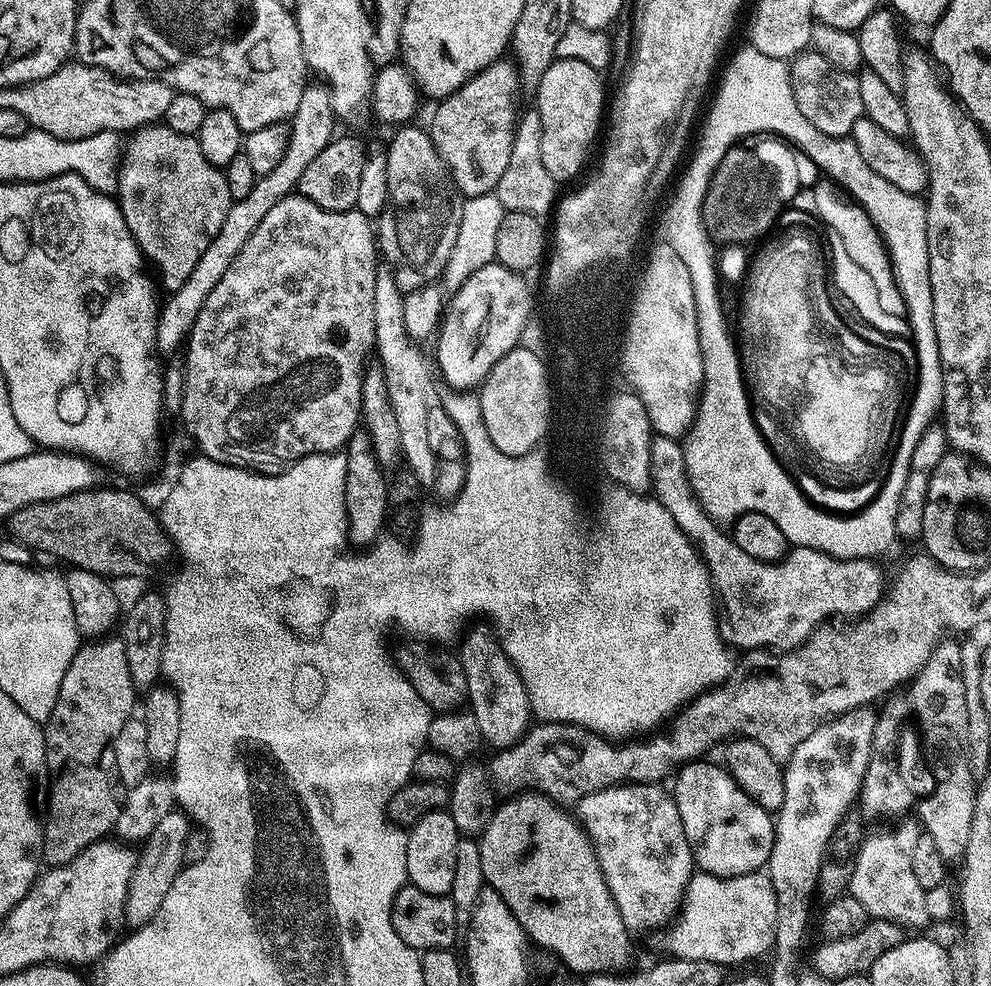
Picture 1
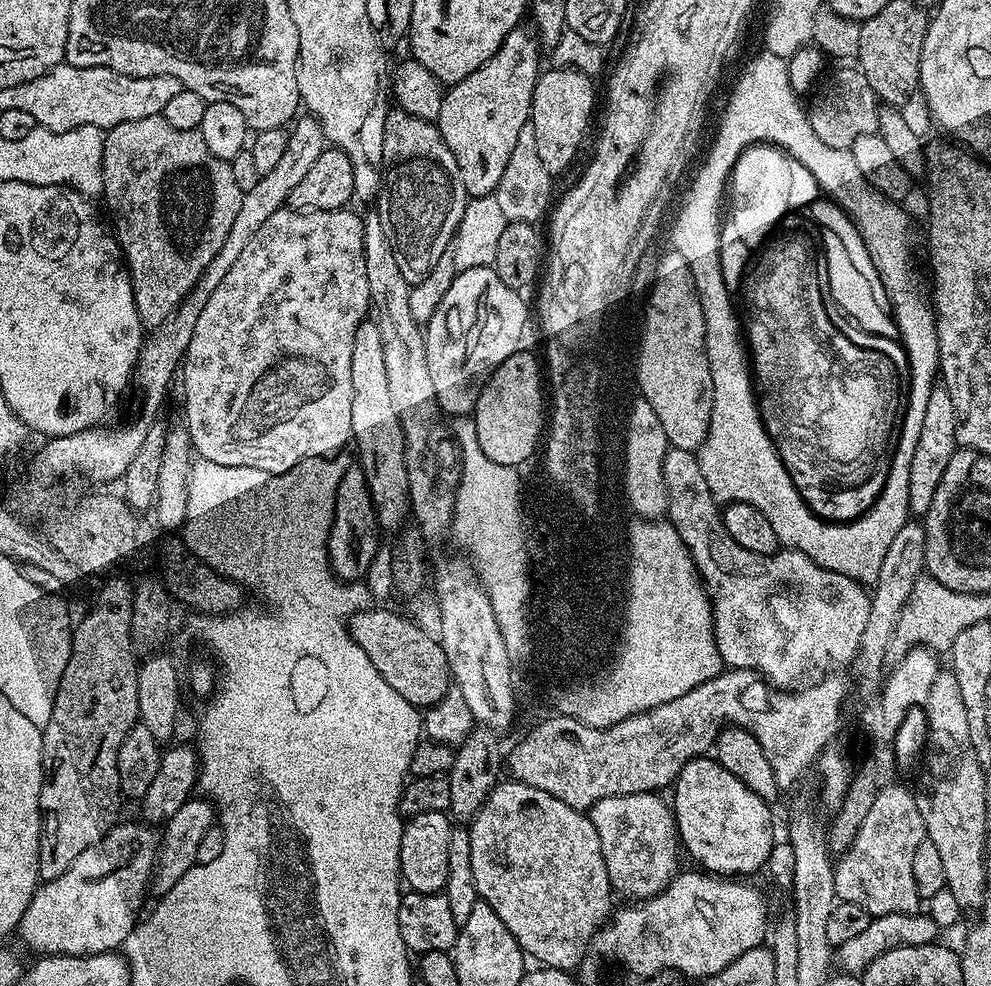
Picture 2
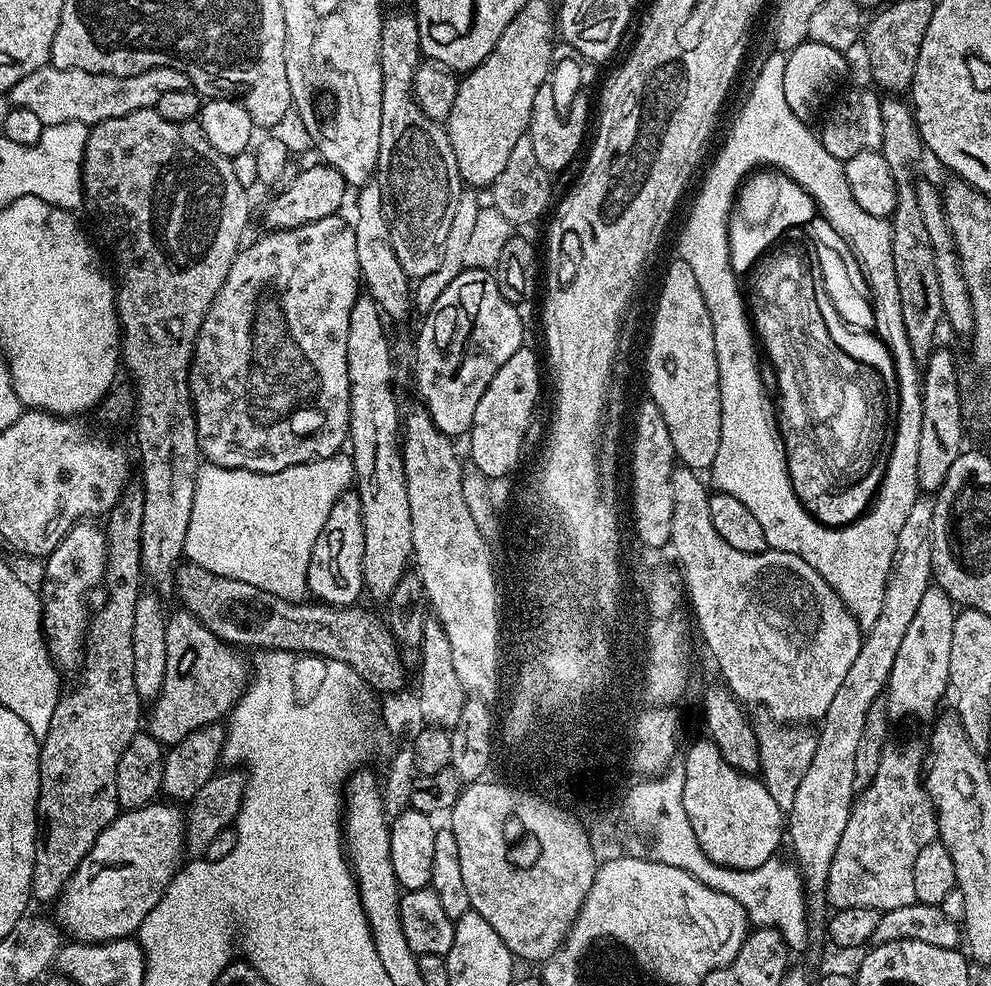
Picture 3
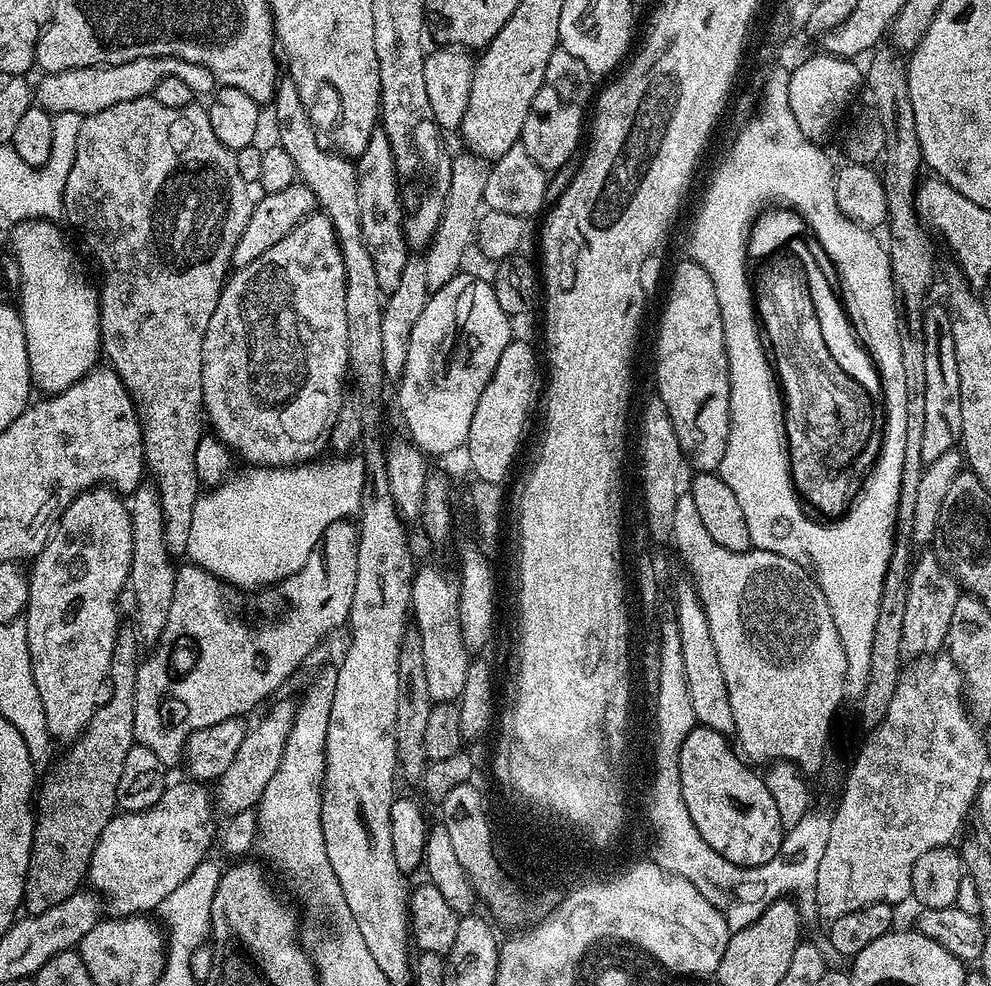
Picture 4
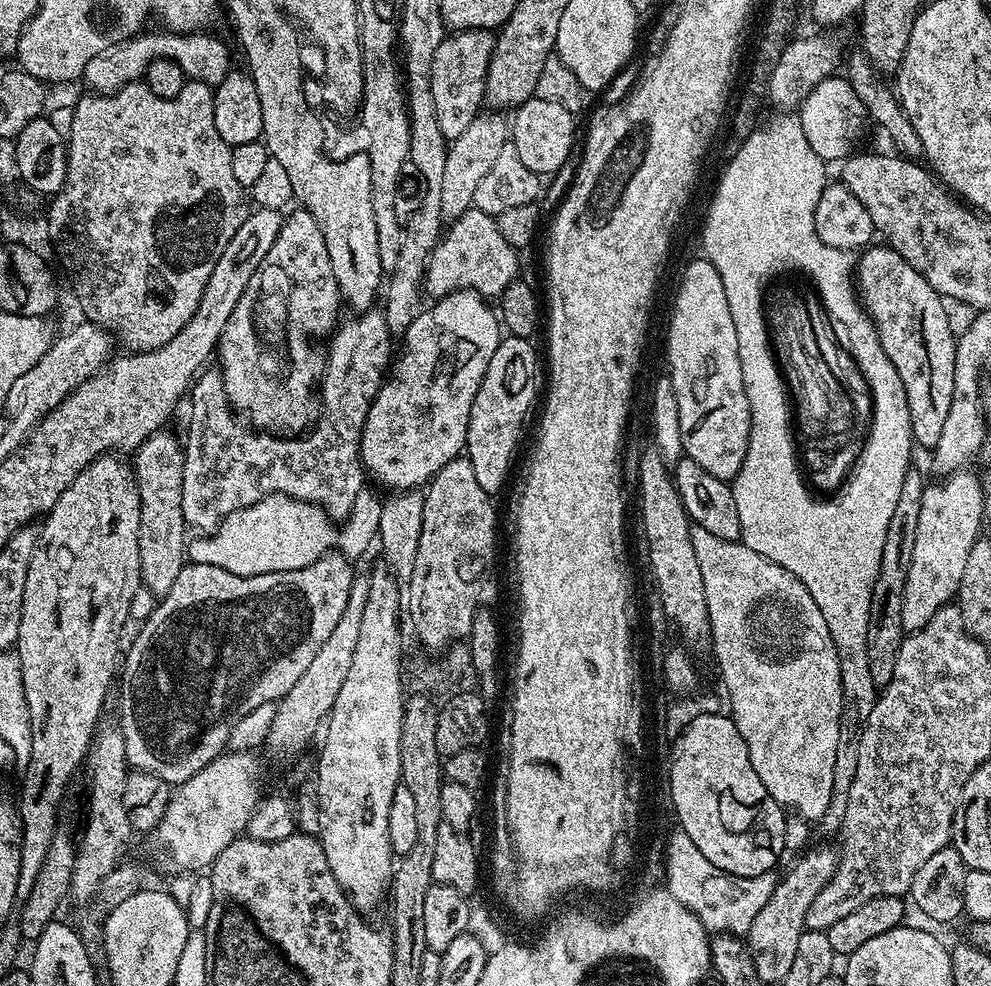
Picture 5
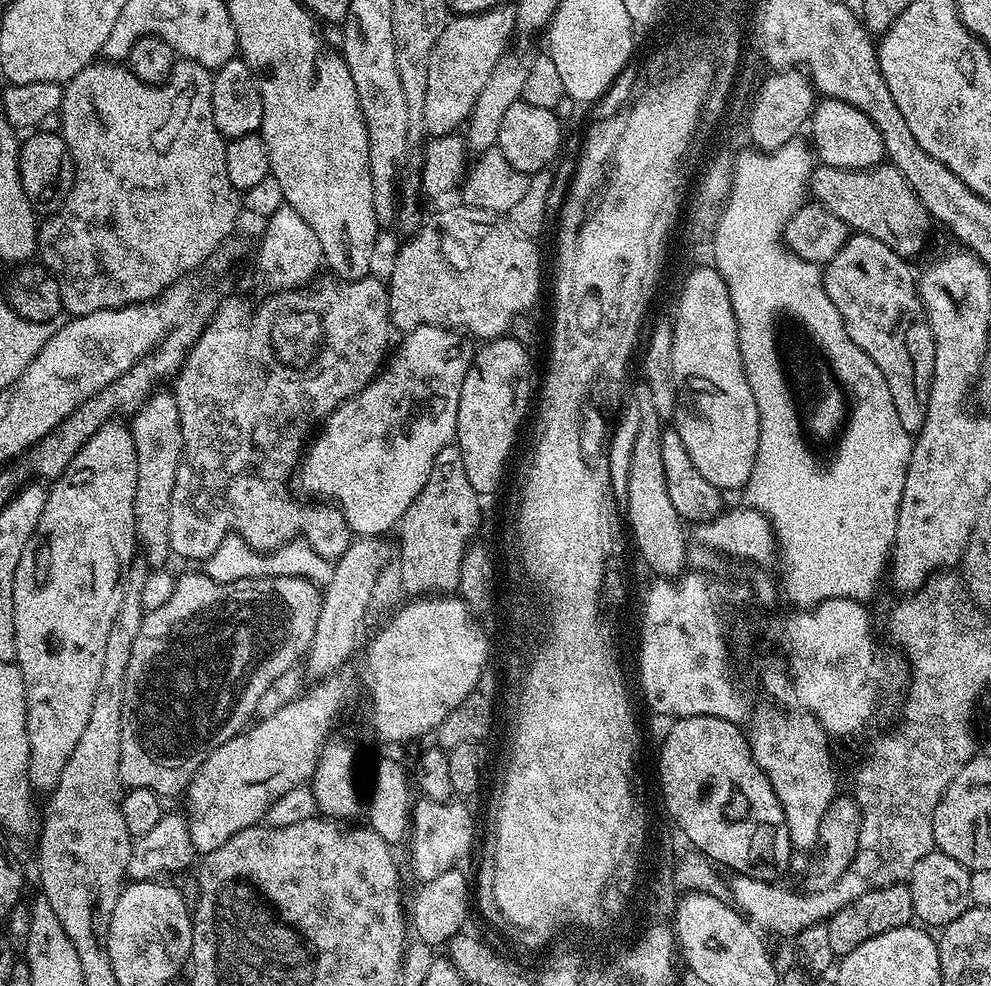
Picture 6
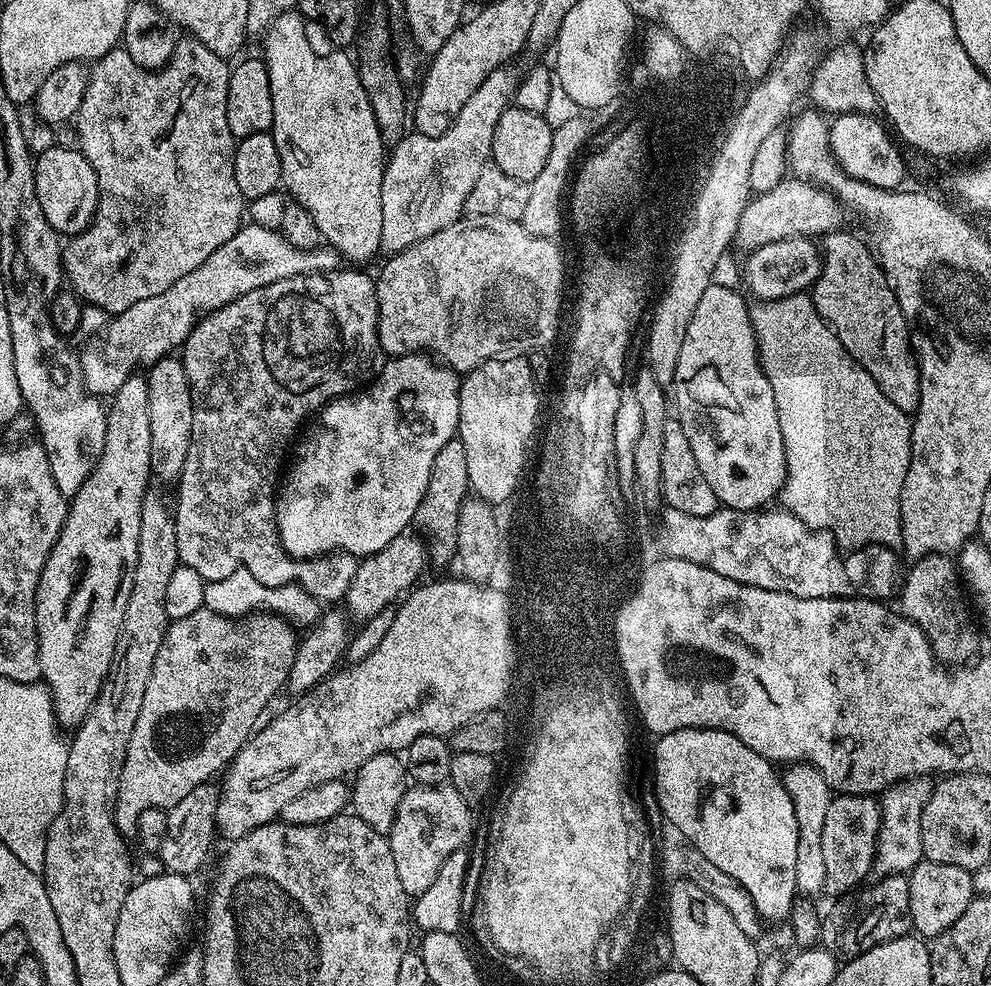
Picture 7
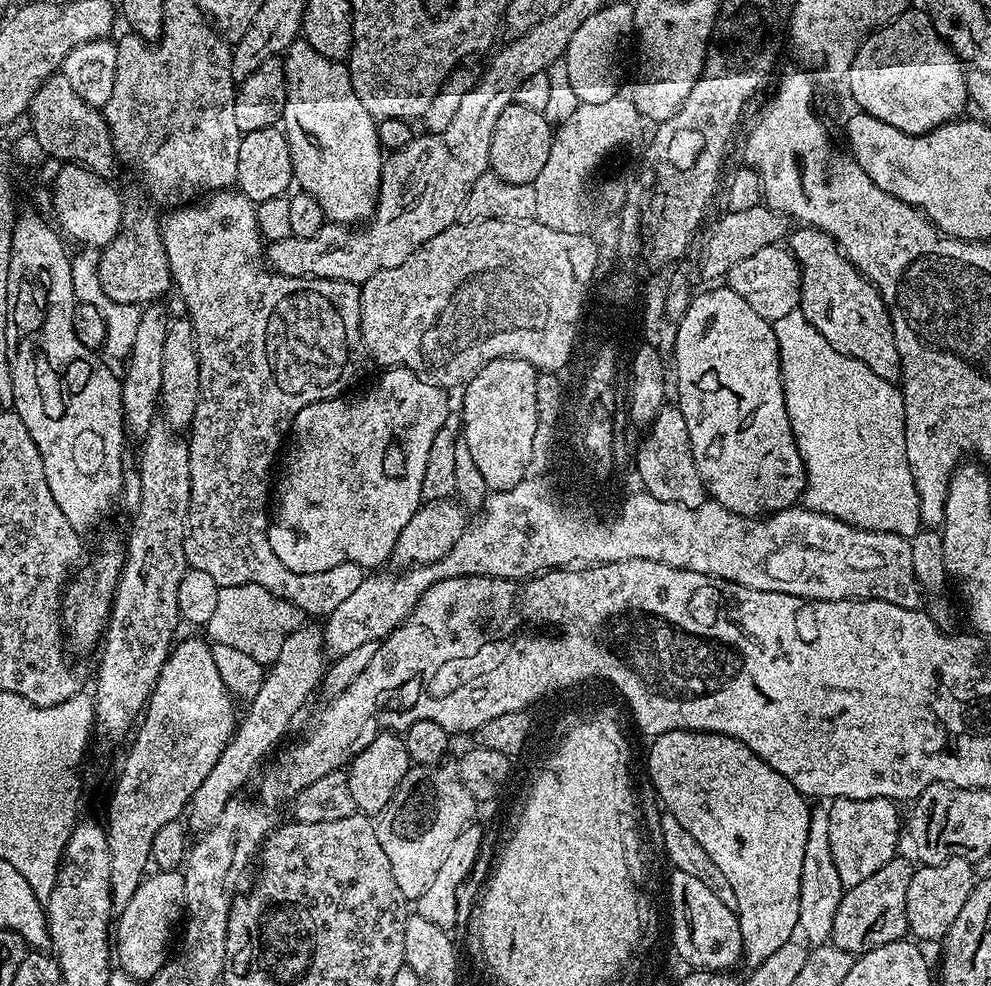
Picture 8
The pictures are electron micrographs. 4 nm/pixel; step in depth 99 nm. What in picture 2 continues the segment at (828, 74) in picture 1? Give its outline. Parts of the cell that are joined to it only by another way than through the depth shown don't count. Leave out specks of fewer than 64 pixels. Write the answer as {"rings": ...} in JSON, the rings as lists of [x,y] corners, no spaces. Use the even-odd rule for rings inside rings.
{"rings":[[[859,67],[841,68],[844,68],[841,72],[834,73],[824,85],[823,83],[819,85],[820,93],[818,88],[815,95],[811,97],[813,100],[807,101],[806,111],[814,134],[818,134],[818,138],[822,138],[826,146],[851,149],[855,140],[862,138],[862,134],[877,134],[876,127],[881,105],[877,101],[870,82],[866,82]]]}

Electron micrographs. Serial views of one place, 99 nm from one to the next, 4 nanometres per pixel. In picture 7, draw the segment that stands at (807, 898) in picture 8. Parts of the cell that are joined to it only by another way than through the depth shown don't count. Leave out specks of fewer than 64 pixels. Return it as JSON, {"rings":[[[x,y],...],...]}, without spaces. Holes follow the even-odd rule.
{"rings":[[[796,762],[782,772],[782,781],[788,794],[794,802],[794,814],[798,820],[798,834],[796,854],[796,890],[801,897],[816,896],[824,888],[826,877],[824,875],[824,859],[822,858],[822,822],[825,821],[826,806],[830,799],[830,789],[826,778],[807,762]]]}

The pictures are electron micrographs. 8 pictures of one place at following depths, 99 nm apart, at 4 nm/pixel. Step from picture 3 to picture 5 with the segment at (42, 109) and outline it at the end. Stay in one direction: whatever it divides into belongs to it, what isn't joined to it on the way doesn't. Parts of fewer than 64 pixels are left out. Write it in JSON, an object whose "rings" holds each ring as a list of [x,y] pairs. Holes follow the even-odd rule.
{"rings":[[[167,30],[152,32],[149,36],[137,34],[131,40],[123,40],[107,52],[98,54],[86,62],[83,83],[89,84],[93,93],[109,96],[112,92],[122,90],[122,86],[137,83],[145,75],[148,64],[156,59],[169,59],[177,63],[188,80],[200,80],[209,86],[215,86],[226,78],[230,71],[228,65],[228,48],[212,34],[177,34]]]}

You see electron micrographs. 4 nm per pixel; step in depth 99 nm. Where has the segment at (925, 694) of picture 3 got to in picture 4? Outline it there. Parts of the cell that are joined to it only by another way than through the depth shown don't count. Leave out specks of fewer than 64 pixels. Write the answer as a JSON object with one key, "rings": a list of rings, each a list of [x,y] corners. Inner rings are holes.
{"rings":[[[924,556],[921,560],[919,557],[908,576],[906,615],[902,617],[902,653],[905,657],[927,658],[945,647],[950,618],[954,615],[954,606],[958,606],[958,598],[962,594],[955,576],[933,556]]]}

